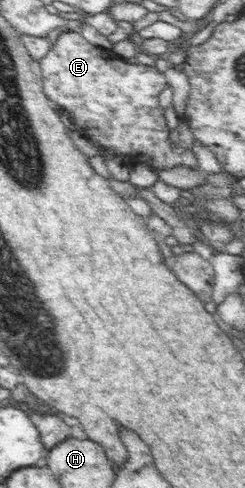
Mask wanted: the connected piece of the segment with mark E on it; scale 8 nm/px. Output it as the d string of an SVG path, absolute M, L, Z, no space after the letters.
M63 32L38 63L47 98L54 106L64 109L75 127L96 145L122 157L127 164L140 159L156 171L176 165L198 169L198 158L193 151L170 143L165 109L158 102L167 80L158 66L130 65L114 59L106 49L90 44L74 32Z

